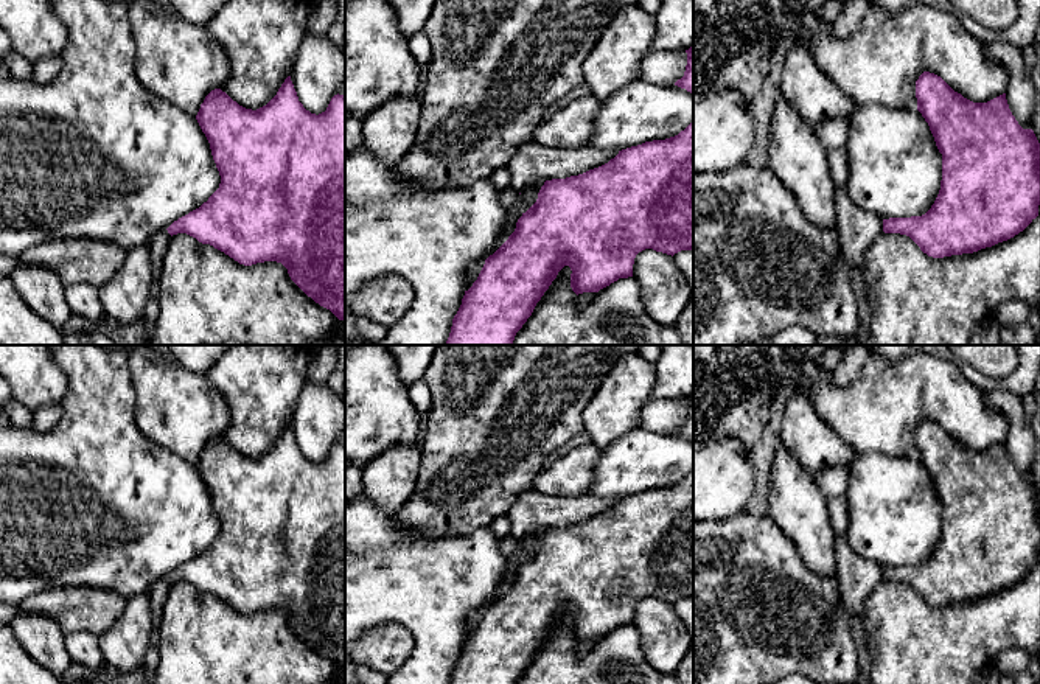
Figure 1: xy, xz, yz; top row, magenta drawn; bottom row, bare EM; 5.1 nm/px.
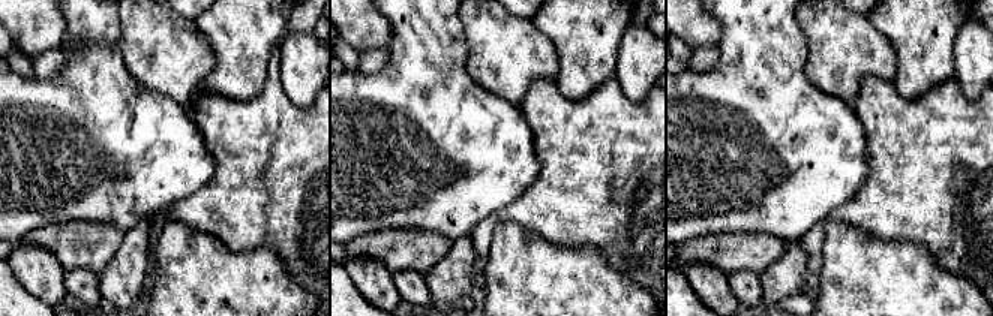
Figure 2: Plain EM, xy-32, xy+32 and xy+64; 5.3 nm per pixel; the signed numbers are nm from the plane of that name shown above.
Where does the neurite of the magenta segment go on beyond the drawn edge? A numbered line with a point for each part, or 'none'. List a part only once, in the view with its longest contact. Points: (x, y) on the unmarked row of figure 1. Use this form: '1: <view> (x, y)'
1: xy (157, 593)

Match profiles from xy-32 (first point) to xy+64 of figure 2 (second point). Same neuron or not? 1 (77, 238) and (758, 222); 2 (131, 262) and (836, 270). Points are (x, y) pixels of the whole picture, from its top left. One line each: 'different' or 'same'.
1: different
2: different

